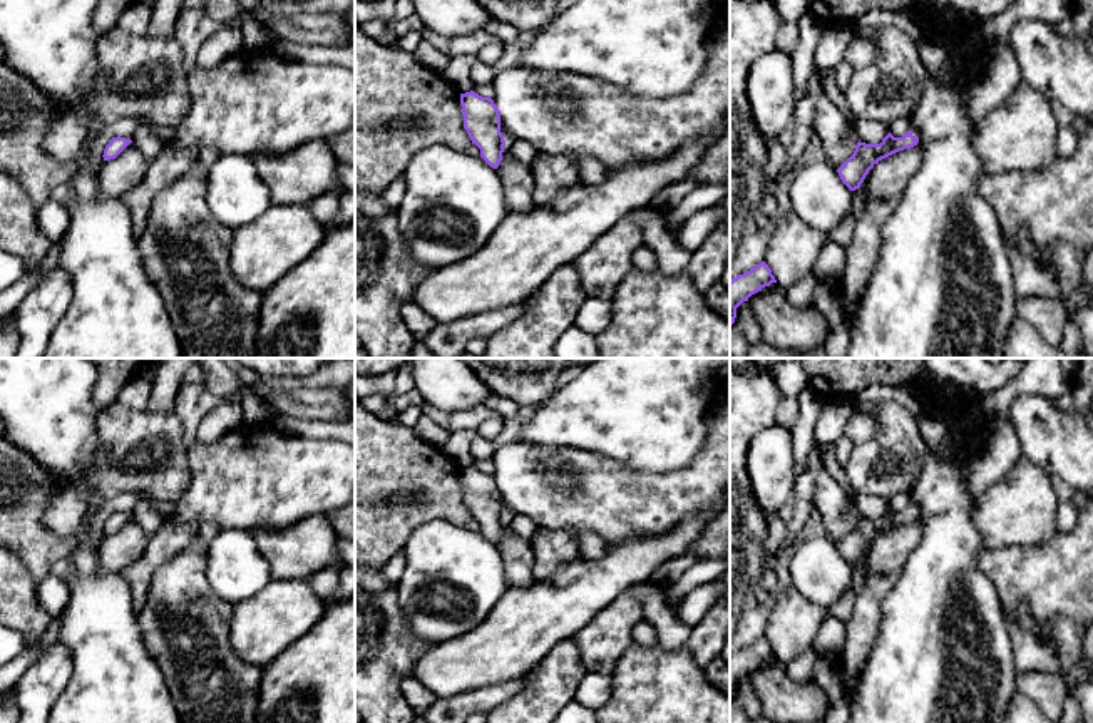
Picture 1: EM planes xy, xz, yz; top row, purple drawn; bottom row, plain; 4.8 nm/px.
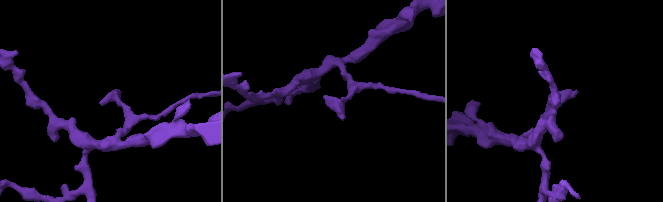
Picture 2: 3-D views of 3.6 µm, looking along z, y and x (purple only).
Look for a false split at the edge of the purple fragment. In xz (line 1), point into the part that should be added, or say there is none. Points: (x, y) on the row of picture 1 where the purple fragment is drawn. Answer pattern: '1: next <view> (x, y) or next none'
1: next none

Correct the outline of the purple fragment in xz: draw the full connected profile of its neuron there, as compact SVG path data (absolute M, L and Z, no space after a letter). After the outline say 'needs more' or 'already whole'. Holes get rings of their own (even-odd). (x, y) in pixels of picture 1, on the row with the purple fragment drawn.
M474 90L460 94L460 104L464 129L472 144L480 149L480 157L490 167L497 169L505 146L497 105L490 97L482 97Z; already whole

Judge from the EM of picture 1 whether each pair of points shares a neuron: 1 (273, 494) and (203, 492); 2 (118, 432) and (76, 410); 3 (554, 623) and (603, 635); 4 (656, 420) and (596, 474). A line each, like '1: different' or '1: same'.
1: same
2: different
3: different
4: different

